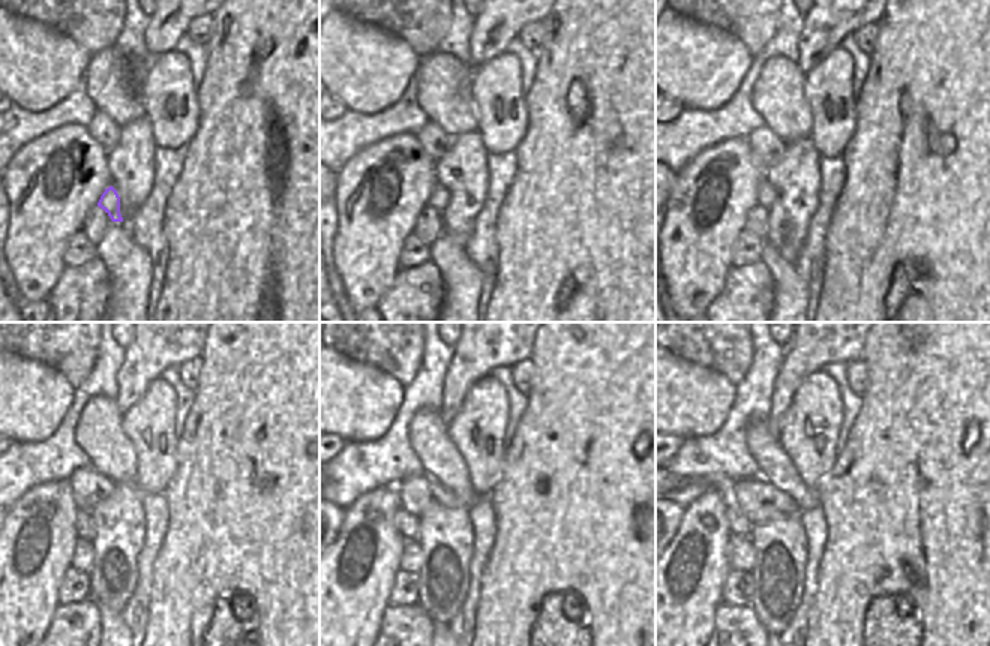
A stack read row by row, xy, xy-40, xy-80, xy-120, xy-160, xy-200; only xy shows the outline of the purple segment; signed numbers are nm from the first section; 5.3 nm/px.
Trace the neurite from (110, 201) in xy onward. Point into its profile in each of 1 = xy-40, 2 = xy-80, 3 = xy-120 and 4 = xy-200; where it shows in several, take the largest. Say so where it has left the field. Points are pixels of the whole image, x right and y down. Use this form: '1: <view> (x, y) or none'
1: xy-40 (440, 197)
2: xy-80 (767, 194)
3: xy-120 (84, 525)
4: xy-200 (740, 526)

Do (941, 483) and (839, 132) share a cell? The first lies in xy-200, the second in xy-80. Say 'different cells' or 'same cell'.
different cells

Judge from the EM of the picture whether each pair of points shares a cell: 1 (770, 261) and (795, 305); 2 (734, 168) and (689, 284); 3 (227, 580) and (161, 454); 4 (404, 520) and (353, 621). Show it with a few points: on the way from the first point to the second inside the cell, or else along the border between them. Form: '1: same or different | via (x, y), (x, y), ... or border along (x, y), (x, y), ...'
1: same | via (780, 272), (786, 279), (791, 294)
2: same | via (729, 197), (720, 221), (695, 246), (695, 255)
3: different | border along (177, 441), (177, 468), (164, 493)
4: different | border along (401, 508), (393, 517), (393, 525), (405, 538)

